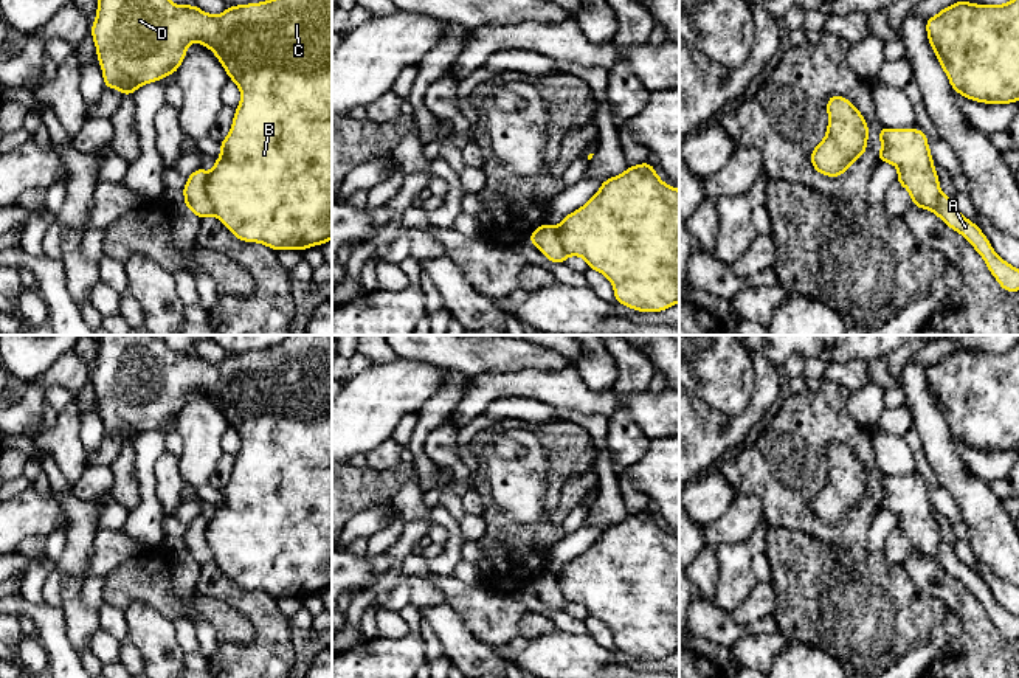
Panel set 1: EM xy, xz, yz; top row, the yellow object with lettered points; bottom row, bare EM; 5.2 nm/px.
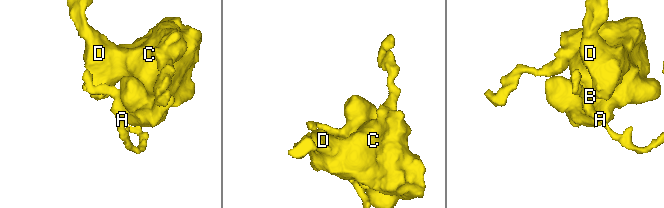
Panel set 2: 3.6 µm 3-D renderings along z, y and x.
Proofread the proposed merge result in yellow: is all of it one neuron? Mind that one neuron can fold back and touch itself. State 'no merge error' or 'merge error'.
merge error

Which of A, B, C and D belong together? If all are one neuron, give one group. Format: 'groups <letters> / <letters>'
groups A / B C D

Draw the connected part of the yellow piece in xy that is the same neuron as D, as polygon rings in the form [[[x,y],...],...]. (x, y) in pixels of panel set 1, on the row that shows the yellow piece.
[[[98,0],[96,20],[92,25],[96,54],[104,74],[105,88],[119,88],[121,96],[132,95],[138,87],[177,73],[188,45],[199,42],[209,48],[226,70],[242,95],[236,107],[228,137],[220,141],[222,155],[214,161],[214,169],[206,178],[206,189],[214,206],[216,217],[240,240],[259,242],[275,251],[295,248],[306,250],[323,245],[332,239],[332,0],[267,0],[261,3],[226,8],[220,16],[211,16],[195,5],[180,6],[171,0]]]

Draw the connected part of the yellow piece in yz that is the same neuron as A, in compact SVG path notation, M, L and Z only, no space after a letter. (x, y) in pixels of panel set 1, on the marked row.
M940 192L932 213L949 228L959 231L976 248L1003 290L1010 293L1019 292L1019 268L1011 267L996 254L986 236L977 225L959 213L952 199Z

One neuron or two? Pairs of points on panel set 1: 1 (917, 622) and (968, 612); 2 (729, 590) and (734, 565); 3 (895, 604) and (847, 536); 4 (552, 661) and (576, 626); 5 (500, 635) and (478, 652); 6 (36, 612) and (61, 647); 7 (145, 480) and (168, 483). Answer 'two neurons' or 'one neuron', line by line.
1: two neurons
2: one neuron
3: two neurons
4: two neurons
5: two neurons
6: one neuron
7: two neurons

